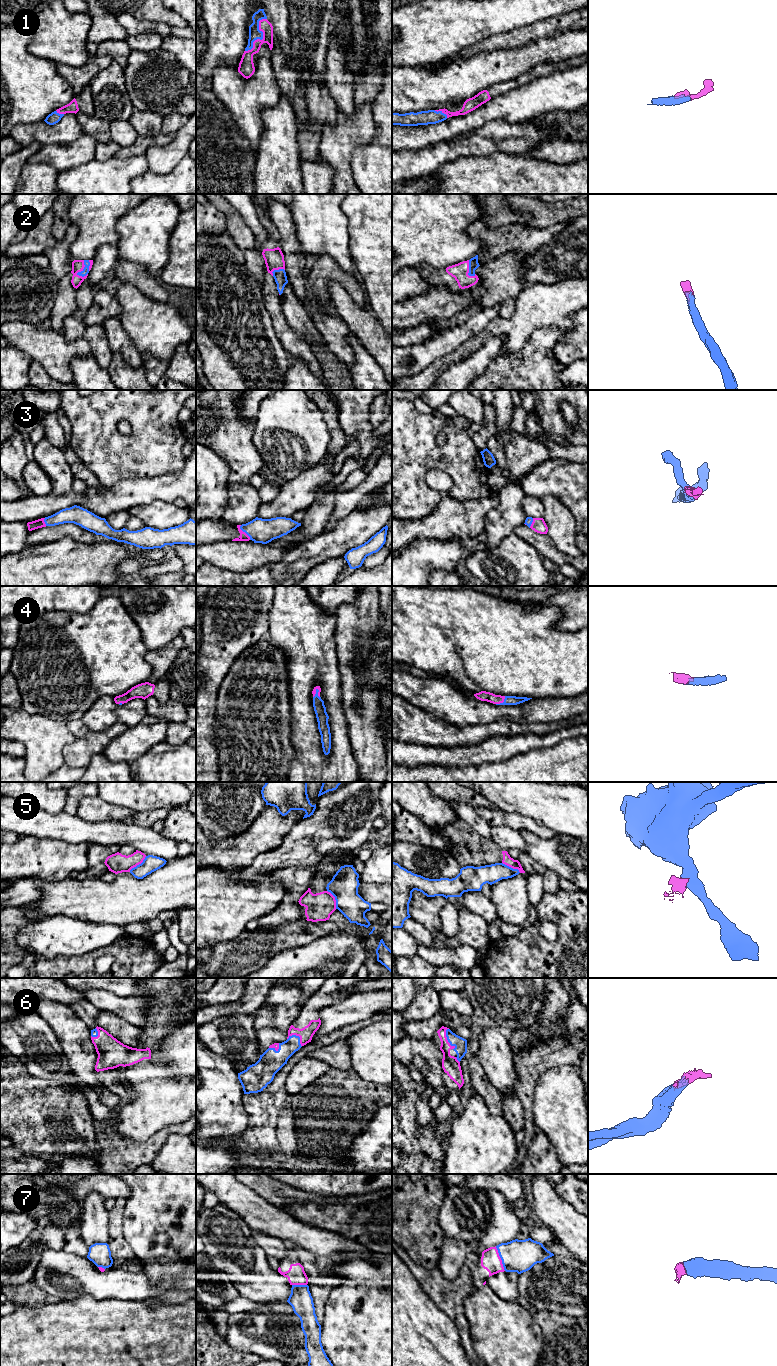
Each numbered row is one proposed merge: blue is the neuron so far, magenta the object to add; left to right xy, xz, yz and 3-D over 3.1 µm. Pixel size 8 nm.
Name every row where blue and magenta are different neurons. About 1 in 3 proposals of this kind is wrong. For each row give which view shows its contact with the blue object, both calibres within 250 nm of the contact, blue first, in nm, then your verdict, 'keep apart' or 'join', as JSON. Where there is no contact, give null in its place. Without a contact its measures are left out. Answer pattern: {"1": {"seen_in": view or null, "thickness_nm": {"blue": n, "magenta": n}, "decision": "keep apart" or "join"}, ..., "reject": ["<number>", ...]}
{"1": {"seen_in": "xz", "thickness_nm": {"blue": 100, "magenta": 110}, "decision": "join"}, "2": {"seen_in": "xy", "thickness_nm": {"blue": 50, "magenta": 100}, "decision": "join"}, "3": {"seen_in": "xz", "thickness_nm": {"blue": 200, "magenta": 70}, "decision": "join"}, "4": {"seen_in": "yz", "thickness_nm": {"blue": 80, "magenta": 80}, "decision": "join"}, "5": {"seen_in": "xy", "thickness_nm": {"blue": 130, "magenta": 160}, "decision": "keep apart"}, "6": {"seen_in": "yz", "thickness_nm": {"blue": 100, "magenta": 140}, "decision": "join"}, "7": {"seen_in": "yz", "thickness_nm": {"blue": 260, "magenta": 160}, "decision": "join"}, "reject": ["5"]}

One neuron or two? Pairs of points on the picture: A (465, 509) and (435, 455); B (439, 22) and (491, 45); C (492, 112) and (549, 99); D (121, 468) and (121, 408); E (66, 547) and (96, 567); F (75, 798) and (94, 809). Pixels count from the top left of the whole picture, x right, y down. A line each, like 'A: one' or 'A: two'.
A: two
B: two
C: one
D: one
E: one
F: two

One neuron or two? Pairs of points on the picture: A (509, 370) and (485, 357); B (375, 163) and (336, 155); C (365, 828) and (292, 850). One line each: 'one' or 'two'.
A: two
B: two
C: one

